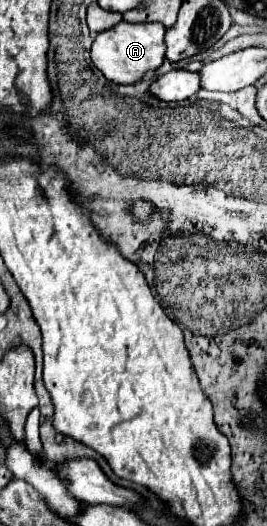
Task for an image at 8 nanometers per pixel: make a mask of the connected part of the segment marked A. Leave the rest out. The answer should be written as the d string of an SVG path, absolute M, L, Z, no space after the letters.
M126 23L98 33L92 43L90 57L92 63L104 73L108 81L130 85L138 83L148 71L156 71L164 63L164 33L166 27L162 23Z

